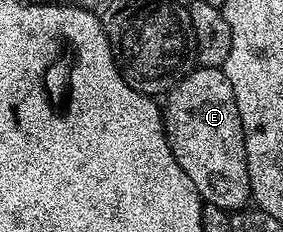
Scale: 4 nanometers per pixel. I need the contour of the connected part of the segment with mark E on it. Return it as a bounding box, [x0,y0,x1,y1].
[162,67,252,214]

